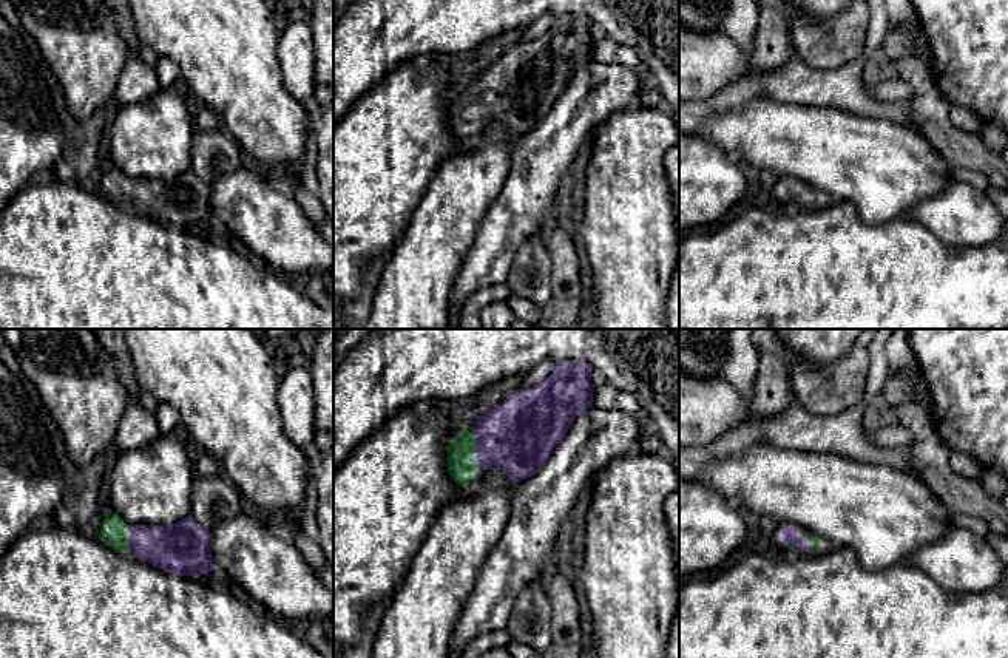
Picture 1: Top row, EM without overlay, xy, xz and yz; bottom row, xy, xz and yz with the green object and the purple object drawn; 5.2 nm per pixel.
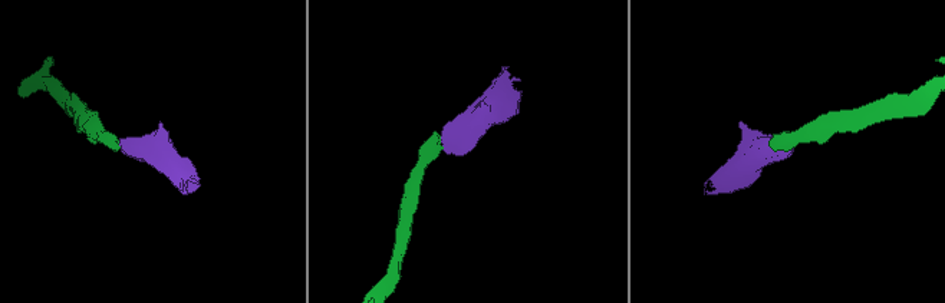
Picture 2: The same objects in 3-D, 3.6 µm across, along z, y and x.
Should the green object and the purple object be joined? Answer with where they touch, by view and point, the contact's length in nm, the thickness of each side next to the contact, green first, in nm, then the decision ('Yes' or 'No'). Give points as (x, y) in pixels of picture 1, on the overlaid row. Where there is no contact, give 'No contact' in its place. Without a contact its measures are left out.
Touches green at xz (474, 451). Shared border 160 nm. Thickness 160 nm (green) against 380 nm. Yes

